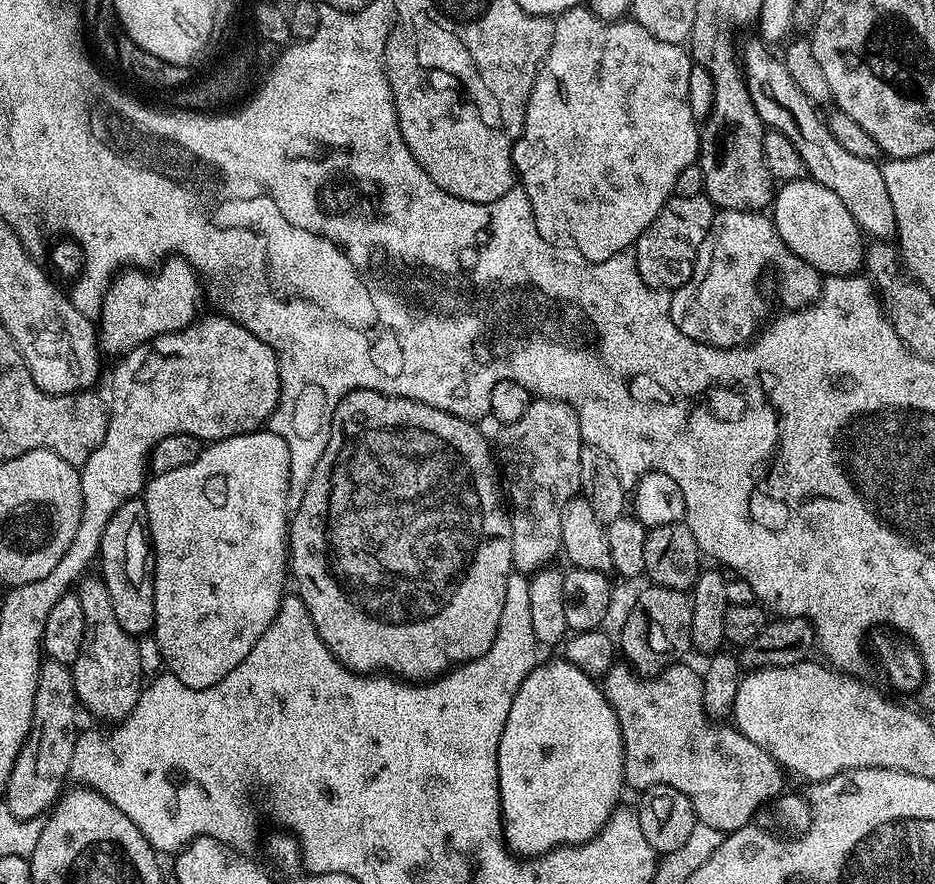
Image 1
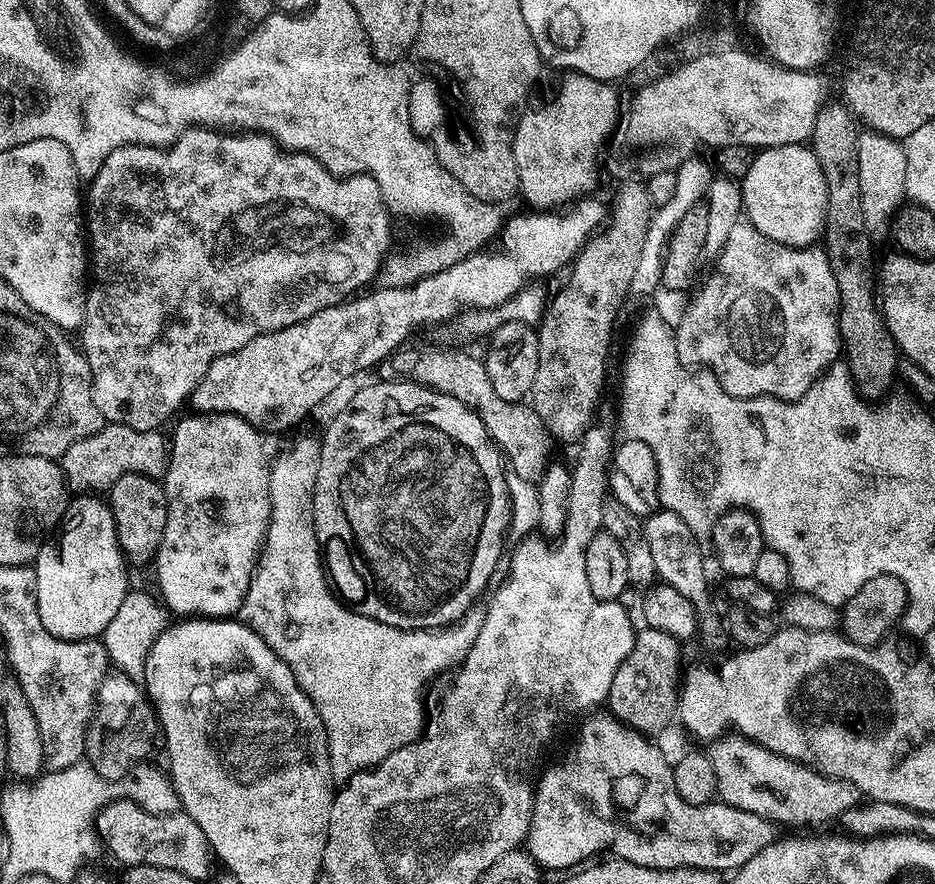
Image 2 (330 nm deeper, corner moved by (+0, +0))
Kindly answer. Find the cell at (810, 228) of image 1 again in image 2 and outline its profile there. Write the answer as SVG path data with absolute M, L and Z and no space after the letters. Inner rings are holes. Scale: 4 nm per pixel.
M787 144L773 148L761 148L750 162L750 170L746 170L739 185L743 196L743 215L766 238L774 242L782 242L791 248L806 248L815 245L824 235L826 222L826 178L822 178L822 166L818 166L818 158L811 147L804 144Z

